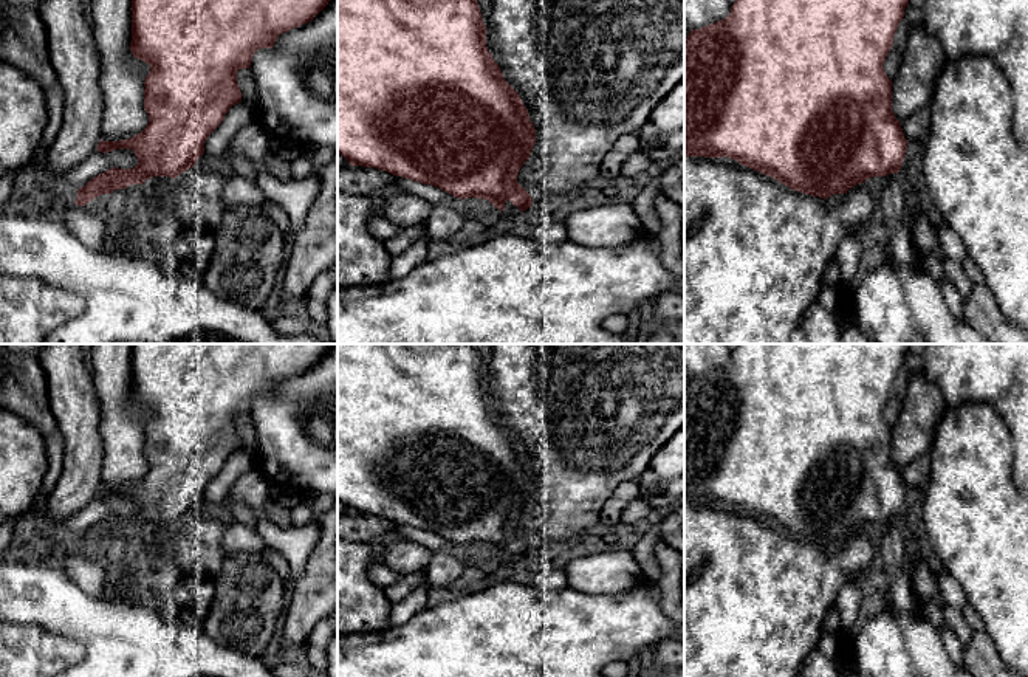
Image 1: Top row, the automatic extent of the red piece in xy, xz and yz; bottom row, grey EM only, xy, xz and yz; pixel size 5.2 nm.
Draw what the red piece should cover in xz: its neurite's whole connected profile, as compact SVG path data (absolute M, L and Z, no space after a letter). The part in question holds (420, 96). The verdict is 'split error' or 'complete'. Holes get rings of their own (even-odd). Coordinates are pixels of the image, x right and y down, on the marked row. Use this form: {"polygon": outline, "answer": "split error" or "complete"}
{"polygon": "M338 0L338 153L351 166L386 170L440 187L457 198L483 198L506 212L531 208L531 195L519 184L520 167L536 144L536 129L519 93L505 81L486 46L486 26L477 0Z", "answer": "split error"}

